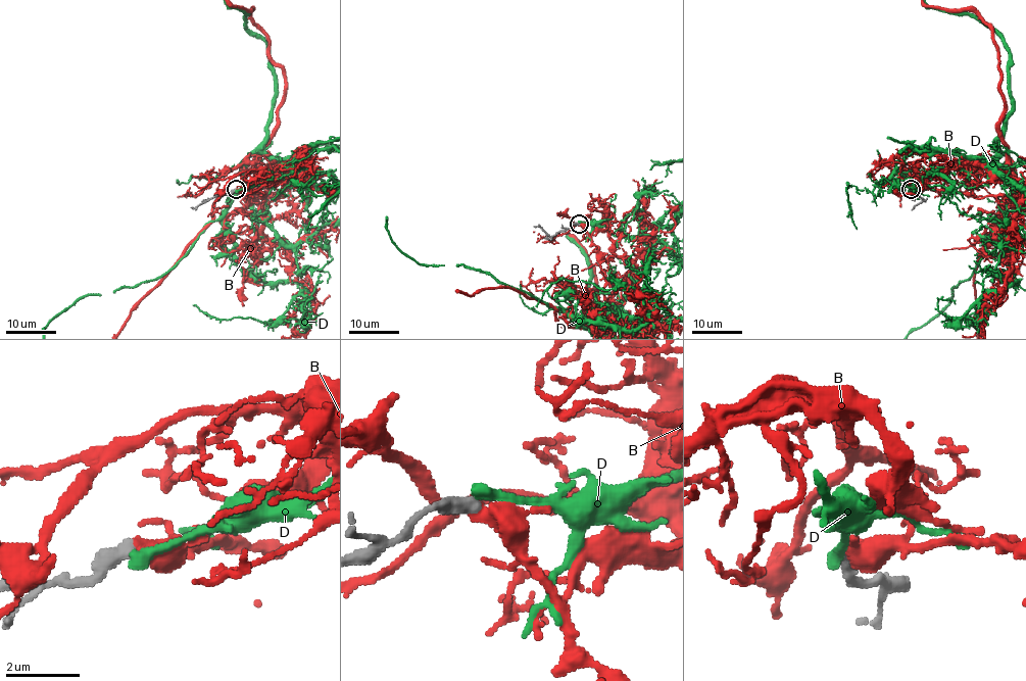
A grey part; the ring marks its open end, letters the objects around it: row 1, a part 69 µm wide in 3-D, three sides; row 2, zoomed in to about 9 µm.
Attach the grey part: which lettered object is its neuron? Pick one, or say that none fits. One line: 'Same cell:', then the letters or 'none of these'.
Same cell: B

